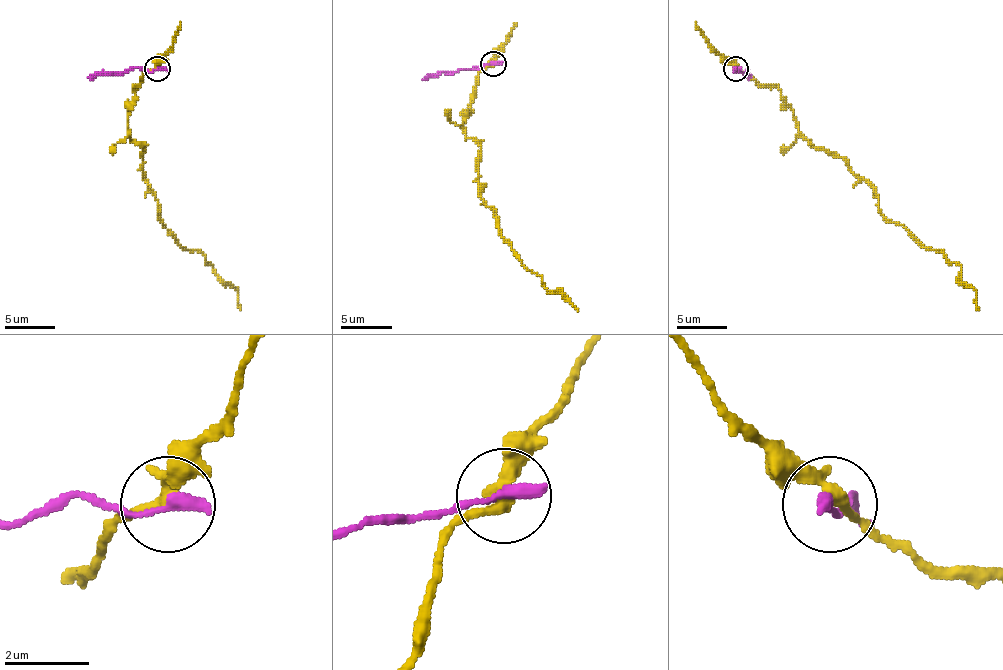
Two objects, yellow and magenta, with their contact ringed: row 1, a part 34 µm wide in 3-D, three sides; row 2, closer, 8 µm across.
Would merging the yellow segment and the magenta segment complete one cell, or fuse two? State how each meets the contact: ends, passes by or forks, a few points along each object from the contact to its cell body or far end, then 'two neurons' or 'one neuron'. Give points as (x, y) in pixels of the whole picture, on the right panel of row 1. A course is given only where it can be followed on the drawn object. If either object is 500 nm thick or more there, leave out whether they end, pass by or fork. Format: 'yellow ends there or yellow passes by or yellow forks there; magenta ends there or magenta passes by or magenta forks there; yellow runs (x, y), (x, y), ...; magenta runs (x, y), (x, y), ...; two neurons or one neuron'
yellow passes by; magenta ends there; yellow runs (736, 69), (773, 84), (796, 127), (838, 155), (886, 217), (961, 267), (979, 310); magenta runs (736, 69), (736, 72), (741, 67), (751, 77); two neurons

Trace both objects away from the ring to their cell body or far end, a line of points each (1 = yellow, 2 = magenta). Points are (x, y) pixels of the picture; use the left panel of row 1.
1: (158, 69), (143, 77), (128, 112), (130, 137), (145, 150), (143, 180), (163, 225), (238, 292), (240, 310)
2: (158, 69), (148, 72), (130, 67), (123, 72), (103, 72), (87, 77)

